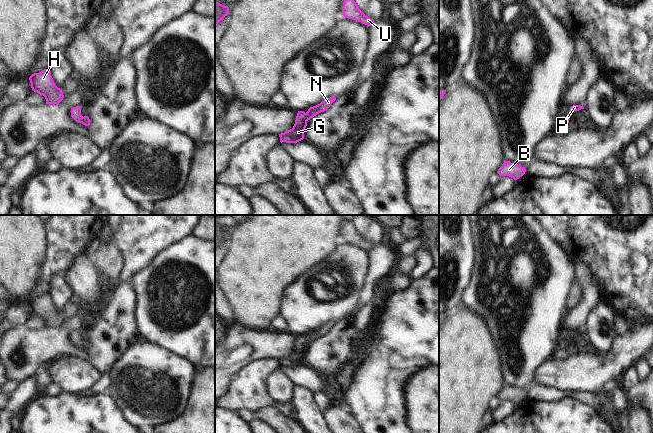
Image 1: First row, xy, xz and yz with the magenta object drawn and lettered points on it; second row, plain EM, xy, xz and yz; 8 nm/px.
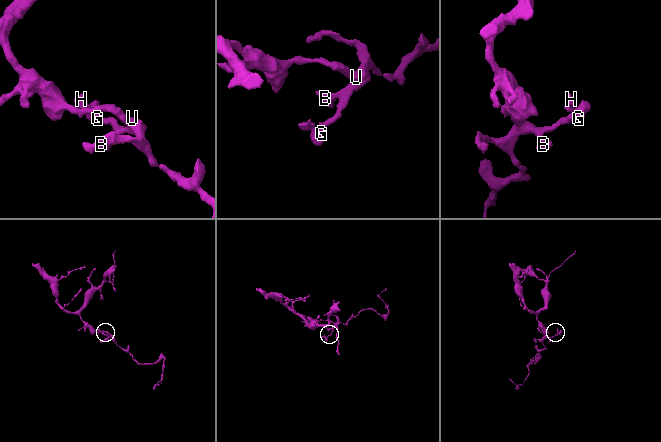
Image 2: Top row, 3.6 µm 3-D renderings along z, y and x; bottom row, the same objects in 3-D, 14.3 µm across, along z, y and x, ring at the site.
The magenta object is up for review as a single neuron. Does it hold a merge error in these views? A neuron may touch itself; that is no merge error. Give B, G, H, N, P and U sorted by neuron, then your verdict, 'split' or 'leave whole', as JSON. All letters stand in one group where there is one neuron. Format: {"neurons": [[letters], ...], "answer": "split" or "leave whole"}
{"neurons": [["B", "G", "H", "N", "P", "U"]], "answer": "leave whole"}

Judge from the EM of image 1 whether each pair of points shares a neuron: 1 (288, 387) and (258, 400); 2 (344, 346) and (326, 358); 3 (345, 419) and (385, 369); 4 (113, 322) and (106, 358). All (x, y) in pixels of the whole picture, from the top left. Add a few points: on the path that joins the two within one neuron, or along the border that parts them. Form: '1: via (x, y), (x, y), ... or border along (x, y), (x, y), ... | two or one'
1: border along (272, 372), (268, 381), (268, 391), (275, 405) | two
2: via (339, 346), (329, 353) | one
3: border along (347, 409), (360, 422) | two
4: via (113, 331), (106, 349) | one

